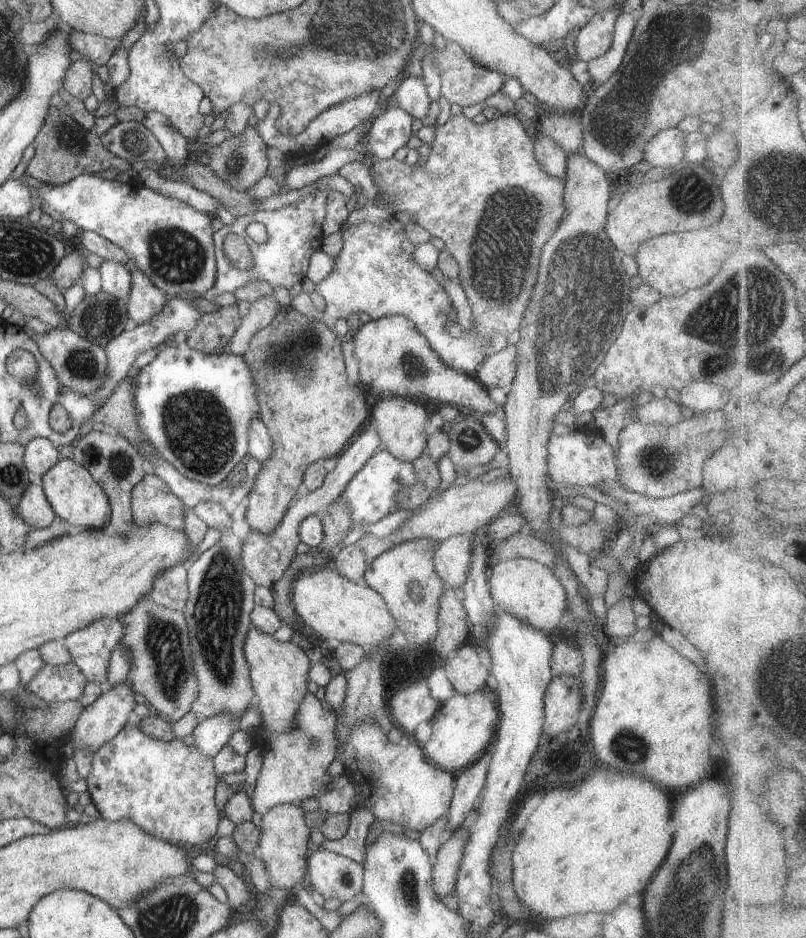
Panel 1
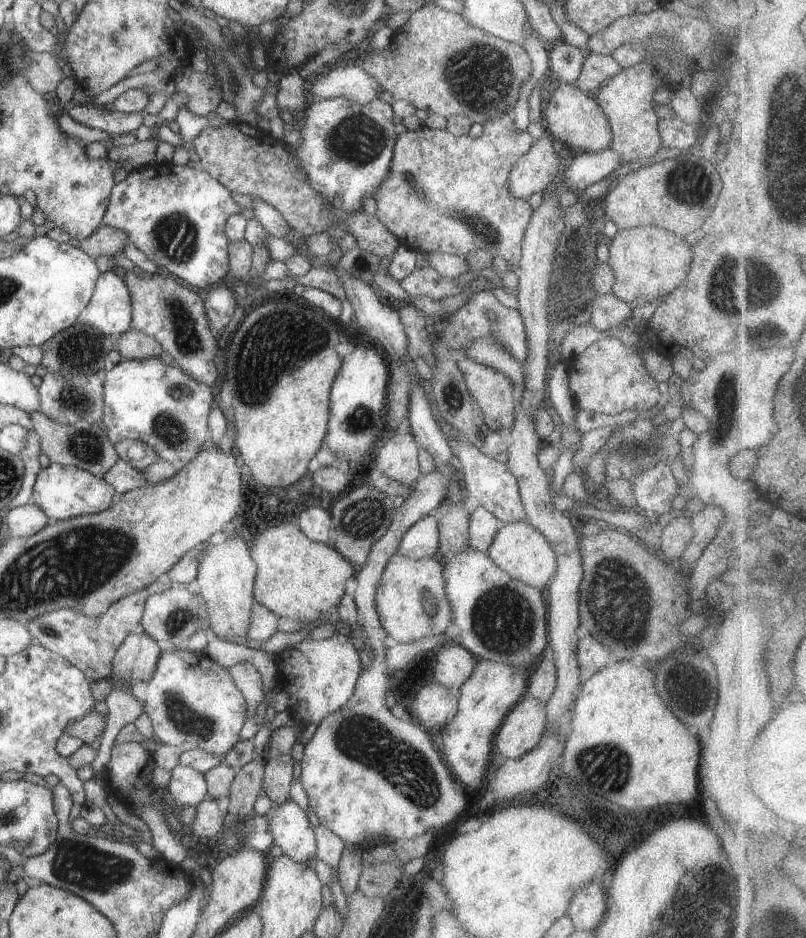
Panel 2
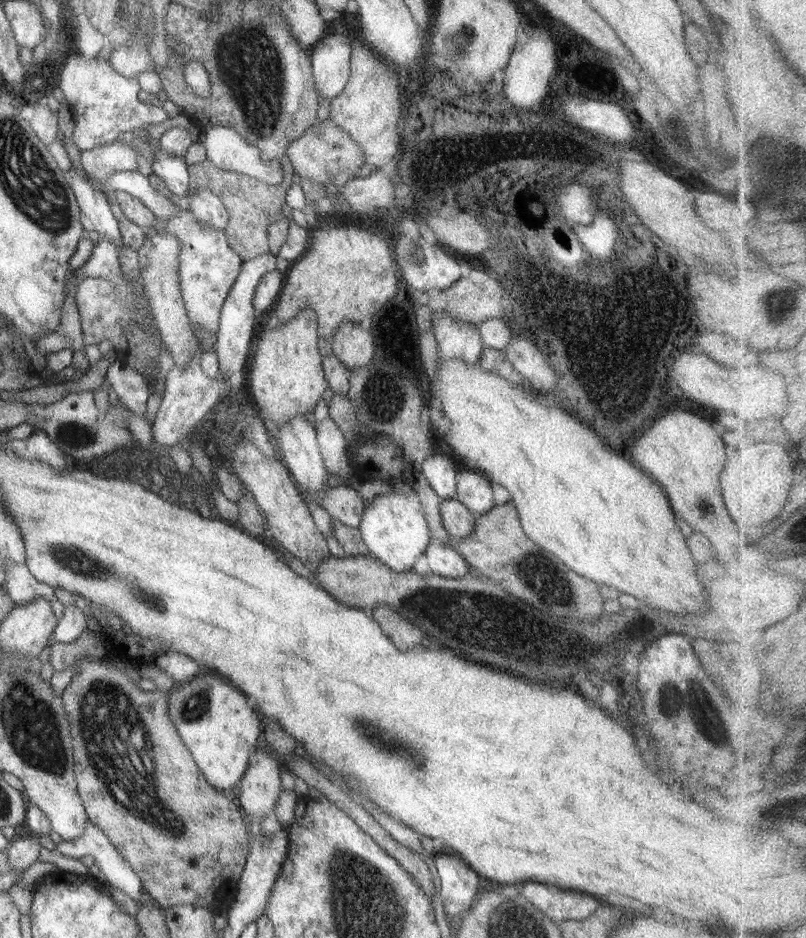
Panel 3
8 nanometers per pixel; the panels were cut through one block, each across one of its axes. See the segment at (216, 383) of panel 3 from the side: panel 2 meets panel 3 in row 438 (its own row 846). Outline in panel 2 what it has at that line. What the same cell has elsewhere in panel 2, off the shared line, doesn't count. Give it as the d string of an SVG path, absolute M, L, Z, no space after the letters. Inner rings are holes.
M130 741L115 744L112 748L110 762L106 764L105 777L110 782L110 788L118 790L118 794L122 798L126 798L126 805L131 807L131 811L136 808L140 812L138 815L148 824L150 831L152 831L150 843L154 844L154 849L158 854L160 853L160 859L179 866L187 858L187 848L181 838L175 838L170 832L170 826L166 822L166 814L164 814L164 808L162 808L162 798L154 800L156 788L151 780L153 768L151 754L142 748L142 744Z

